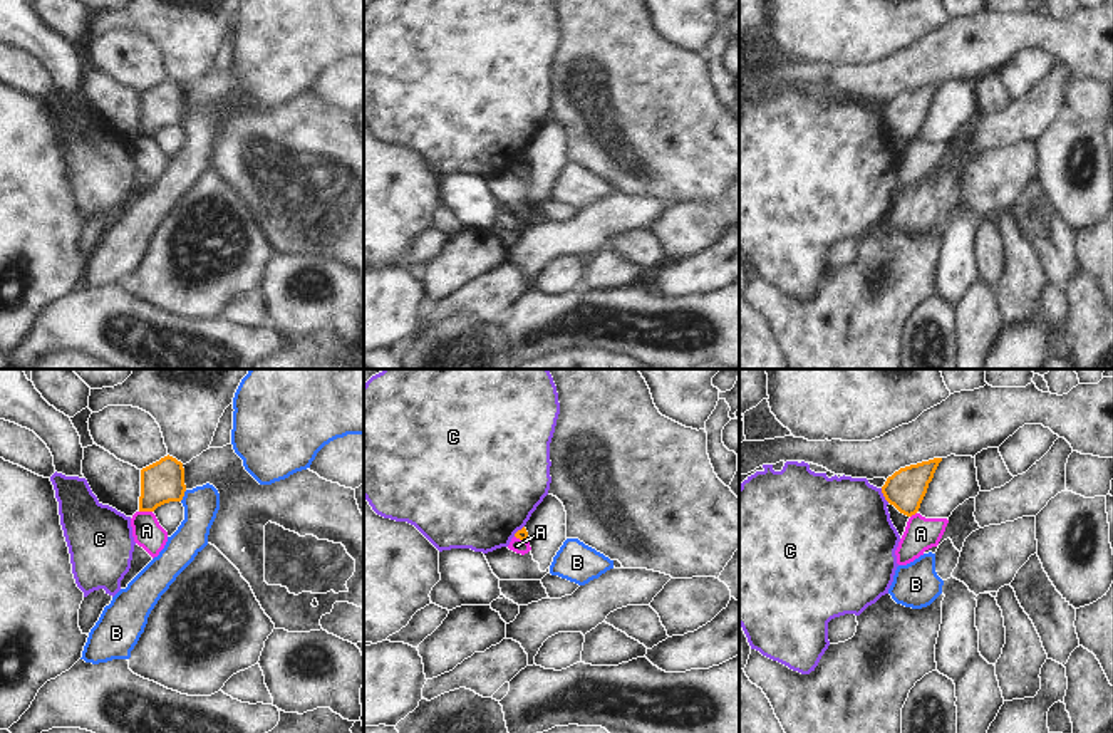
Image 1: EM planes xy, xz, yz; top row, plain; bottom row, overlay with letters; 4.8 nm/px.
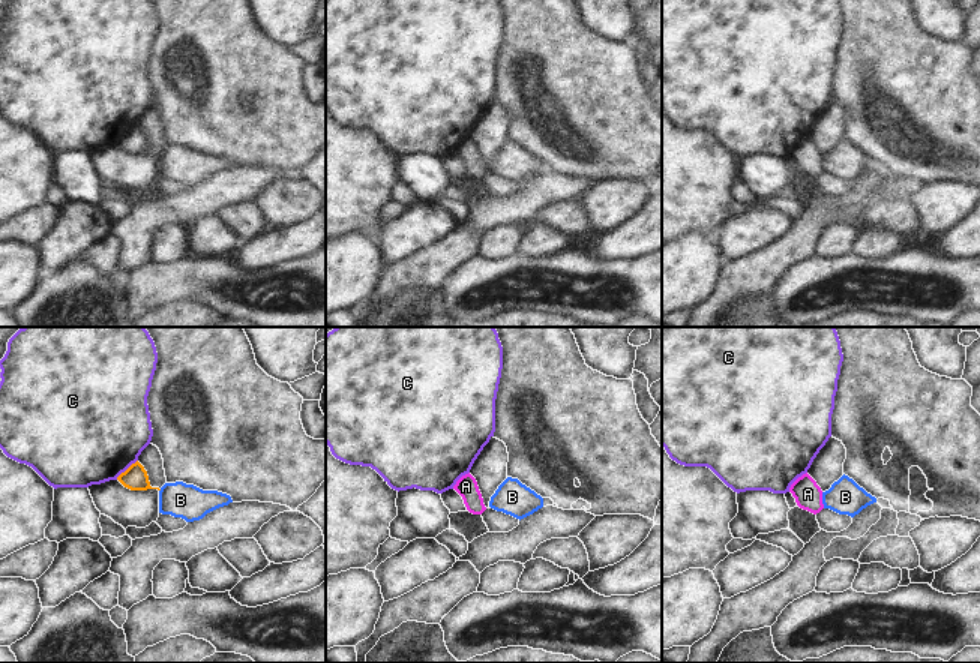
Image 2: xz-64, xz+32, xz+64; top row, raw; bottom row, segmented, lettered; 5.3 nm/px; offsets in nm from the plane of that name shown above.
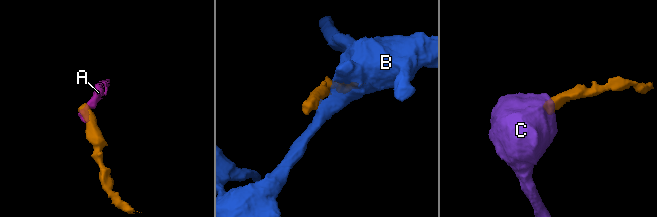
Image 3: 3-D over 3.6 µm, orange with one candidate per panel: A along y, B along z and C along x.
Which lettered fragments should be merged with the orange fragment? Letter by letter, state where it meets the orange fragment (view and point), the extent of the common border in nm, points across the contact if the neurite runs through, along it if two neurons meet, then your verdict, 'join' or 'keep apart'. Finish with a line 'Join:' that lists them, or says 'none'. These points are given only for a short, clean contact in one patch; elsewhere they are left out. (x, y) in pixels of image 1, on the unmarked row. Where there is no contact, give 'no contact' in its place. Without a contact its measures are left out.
A: contact xy (146, 135); length 60 nm; border xy (139, 135), (151, 136); keep apart
B: contact xy (183, 119); length 70 nm; border xy (186, 114), (180, 124); keep apart
C: contact yz (884, 119); length 80 nm; border yz (880, 113), (889, 126); keep apart
Join: none

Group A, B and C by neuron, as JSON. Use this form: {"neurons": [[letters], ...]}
{"neurons": [["A"], ["B"], ["C"]]}

